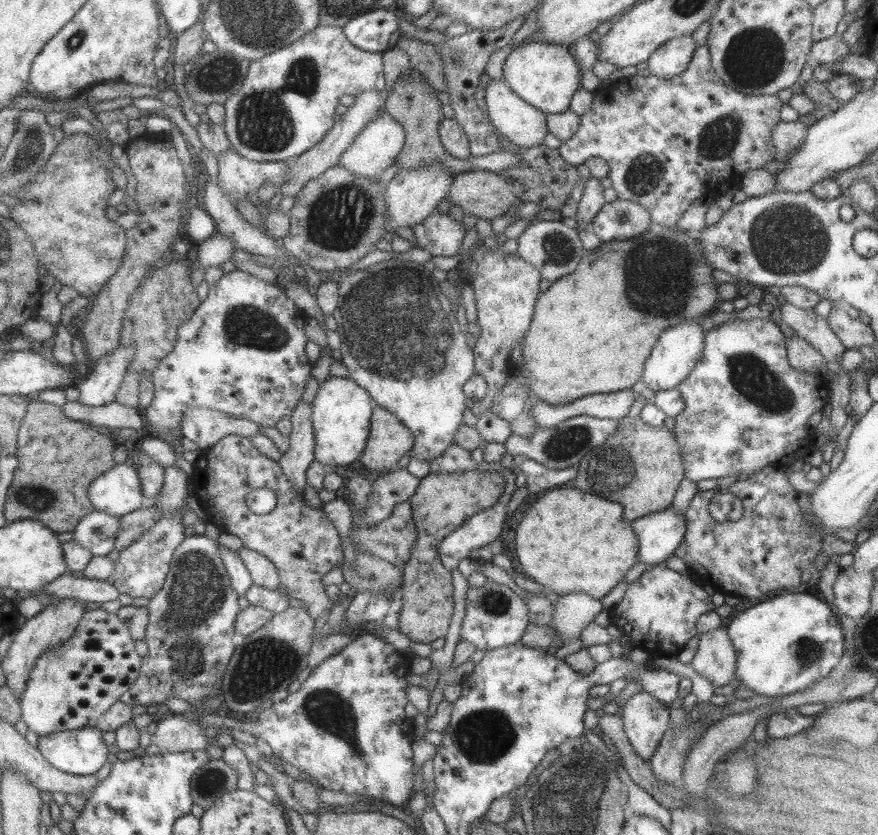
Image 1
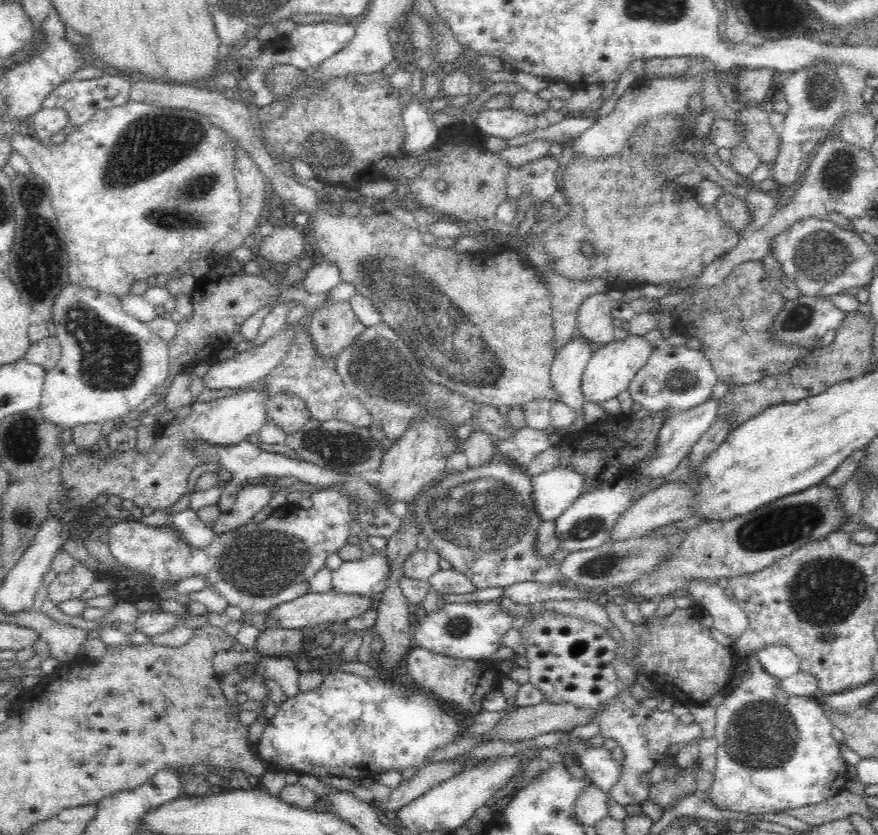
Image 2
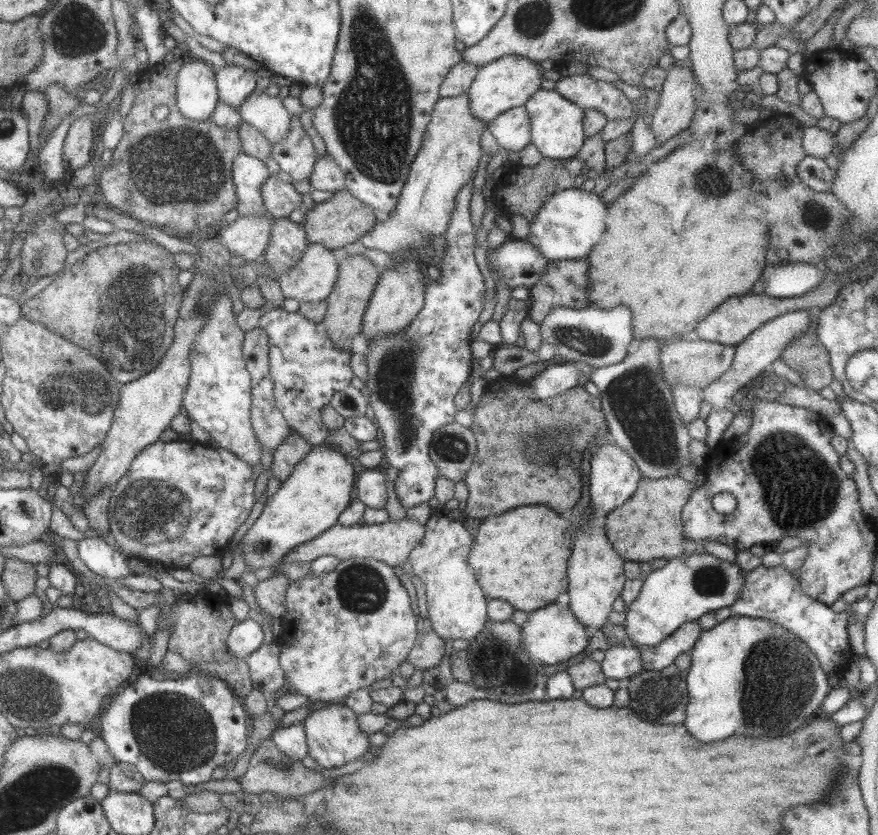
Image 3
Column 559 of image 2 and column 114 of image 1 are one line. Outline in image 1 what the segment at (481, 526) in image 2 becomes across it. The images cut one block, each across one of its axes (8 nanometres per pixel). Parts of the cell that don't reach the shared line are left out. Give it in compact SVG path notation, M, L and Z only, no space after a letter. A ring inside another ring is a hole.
M175 464L164 467L163 487L154 500L146 502L160 513L159 519L151 527L143 530L129 546L120 551L117 561L113 562L113 574L109 580L121 594L127 594L132 598L149 599L161 588L168 573L173 552L185 538L180 511L185 506L189 506L192 497L187 492L188 482L189 477Z

